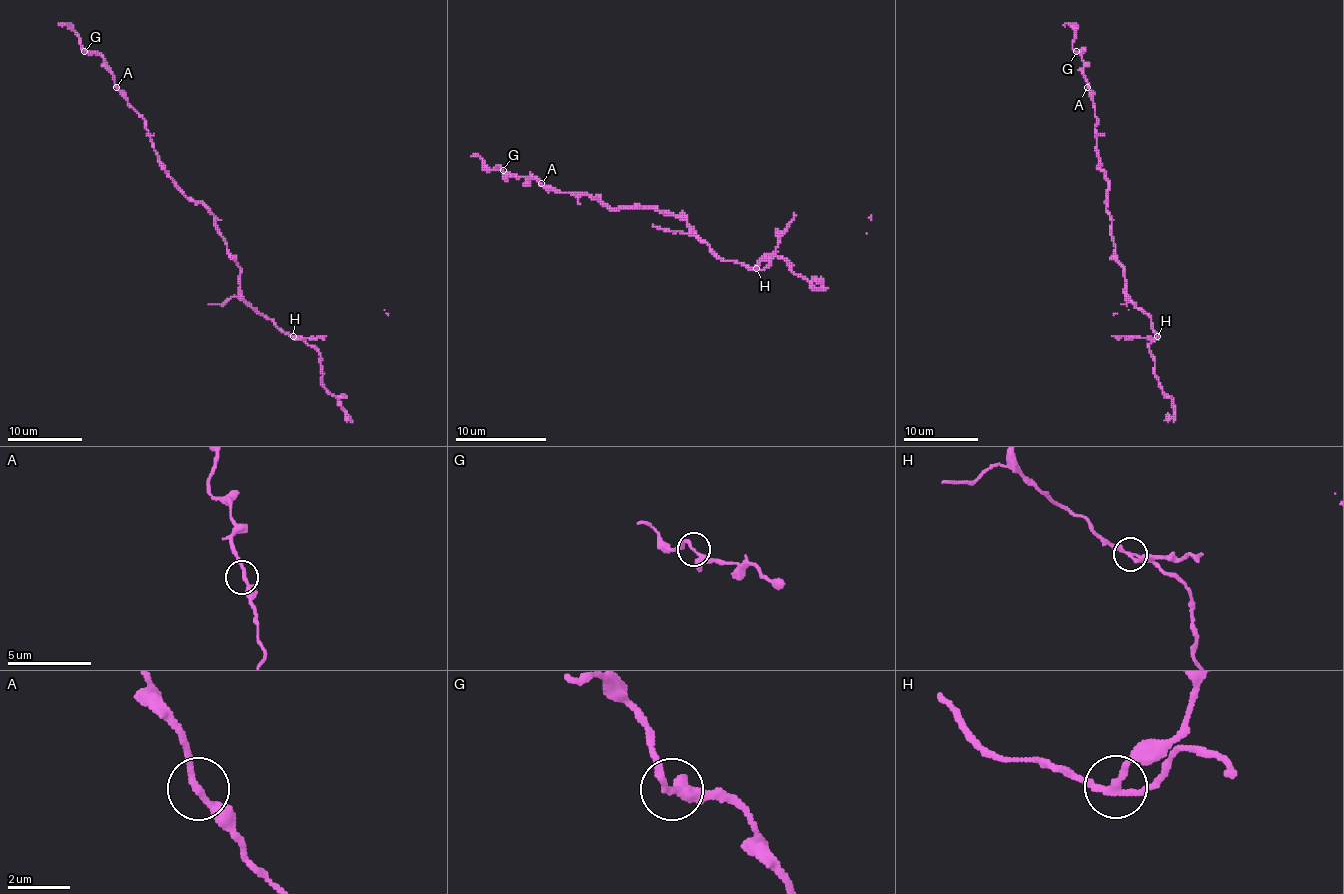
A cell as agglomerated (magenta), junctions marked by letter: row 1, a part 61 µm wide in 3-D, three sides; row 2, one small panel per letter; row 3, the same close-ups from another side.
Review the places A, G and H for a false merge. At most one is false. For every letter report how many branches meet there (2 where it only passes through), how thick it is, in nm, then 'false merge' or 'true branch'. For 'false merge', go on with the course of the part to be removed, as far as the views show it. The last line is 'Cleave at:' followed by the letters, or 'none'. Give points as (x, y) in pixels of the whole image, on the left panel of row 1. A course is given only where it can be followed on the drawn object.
A: 2 branches meet; 200 nm thick; true branch
G: 3 branches meet; 240 nm thick; true branch
H: 3 branches meet; 190 nm thick; false merge; foreign part runs (292, 336), (324, 336)
Cleave at: H

